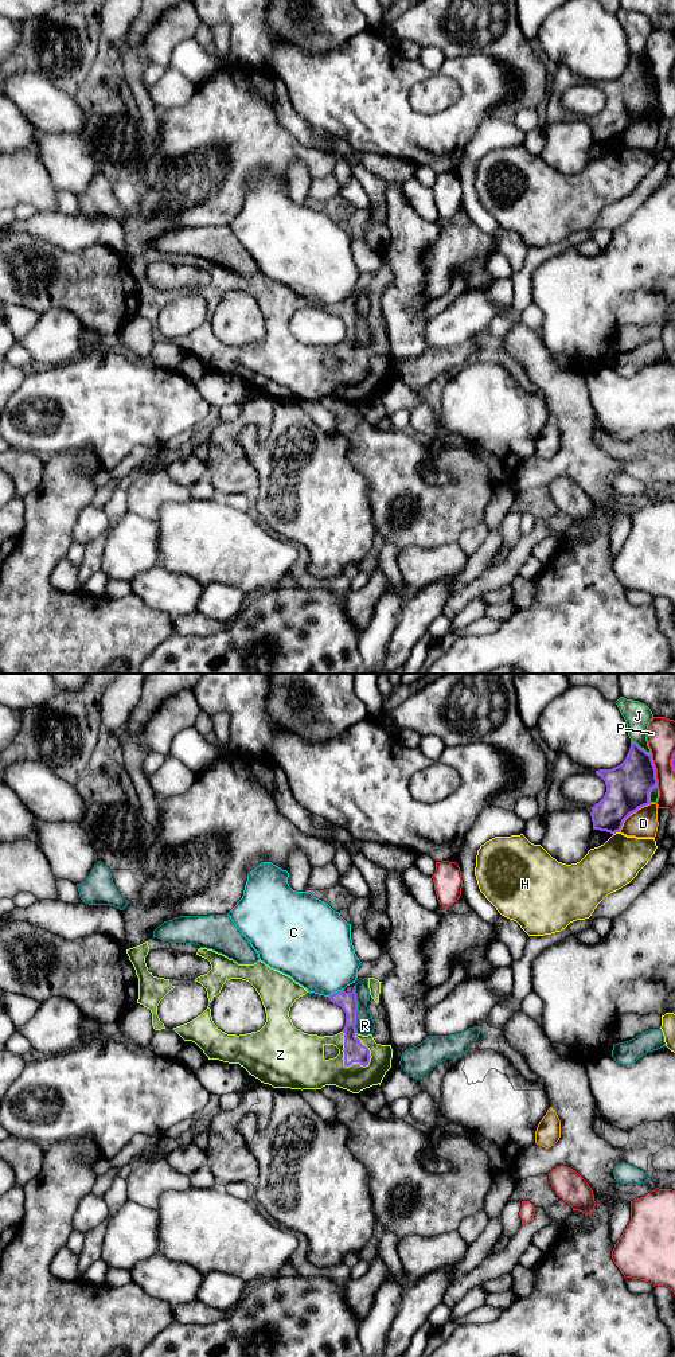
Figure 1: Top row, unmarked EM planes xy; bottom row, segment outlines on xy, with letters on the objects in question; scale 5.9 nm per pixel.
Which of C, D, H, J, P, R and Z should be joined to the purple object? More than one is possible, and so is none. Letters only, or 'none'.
Z

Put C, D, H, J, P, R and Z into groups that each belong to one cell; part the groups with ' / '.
C / D / H / J / P / R / Z

